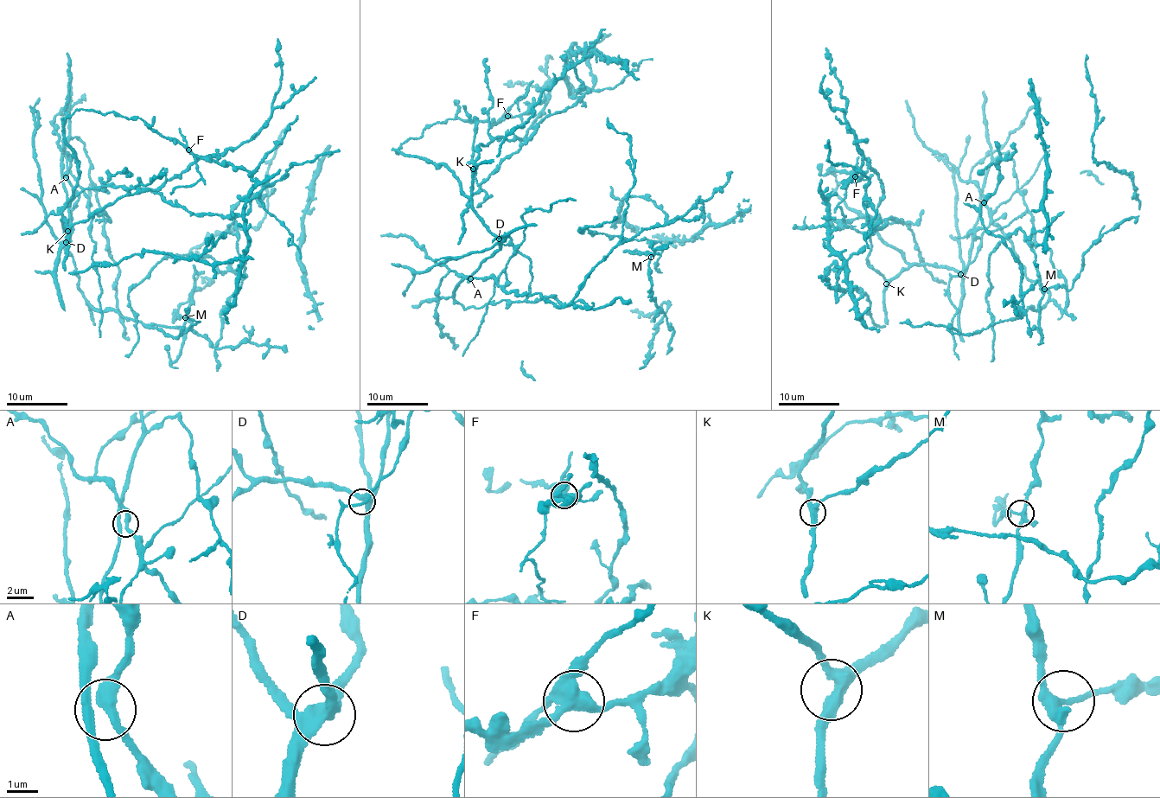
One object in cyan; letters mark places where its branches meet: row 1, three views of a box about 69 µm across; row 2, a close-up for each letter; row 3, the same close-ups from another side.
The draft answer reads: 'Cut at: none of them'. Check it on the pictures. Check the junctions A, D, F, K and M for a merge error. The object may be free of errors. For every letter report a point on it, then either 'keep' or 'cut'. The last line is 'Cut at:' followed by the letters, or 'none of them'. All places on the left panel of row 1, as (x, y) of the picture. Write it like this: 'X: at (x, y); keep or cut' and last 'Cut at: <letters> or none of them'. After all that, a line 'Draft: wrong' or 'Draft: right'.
A: at (66, 177); keep
D: at (66, 242); keep
F: at (188, 150); cut
K: at (67, 231); keep
M: at (185, 317); keep
Cut at: F
Draft: wrong

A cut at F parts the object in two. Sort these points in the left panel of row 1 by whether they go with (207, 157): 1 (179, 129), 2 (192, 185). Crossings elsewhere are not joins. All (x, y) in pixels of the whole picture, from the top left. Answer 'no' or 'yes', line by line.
1: no
2: no

